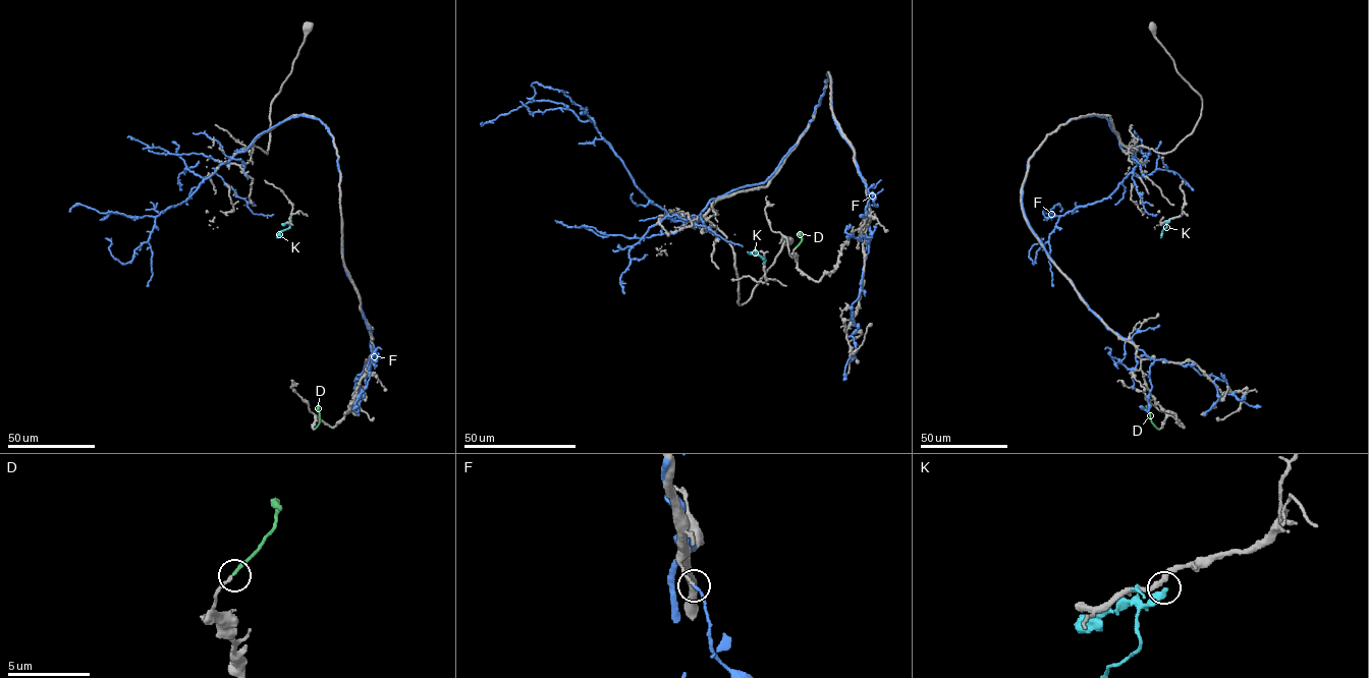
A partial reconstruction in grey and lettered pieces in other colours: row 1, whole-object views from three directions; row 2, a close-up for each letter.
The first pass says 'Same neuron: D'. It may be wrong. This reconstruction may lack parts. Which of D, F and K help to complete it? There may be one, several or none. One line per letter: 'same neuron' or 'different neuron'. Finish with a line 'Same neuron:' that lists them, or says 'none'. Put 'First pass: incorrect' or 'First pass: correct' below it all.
D: same neuron
F: different neuron
K: different neuron
Same neuron: D
First pass: correct

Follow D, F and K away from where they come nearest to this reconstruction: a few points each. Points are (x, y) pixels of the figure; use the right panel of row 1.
D: (1157, 429), (1146, 406)
F: (1125, 343), (1134, 369), (1023, 206), (1045, 137), (1105, 117), (1137, 166), (1033, 264), (1041, 238)
K: (1169, 220), (1160, 237)

